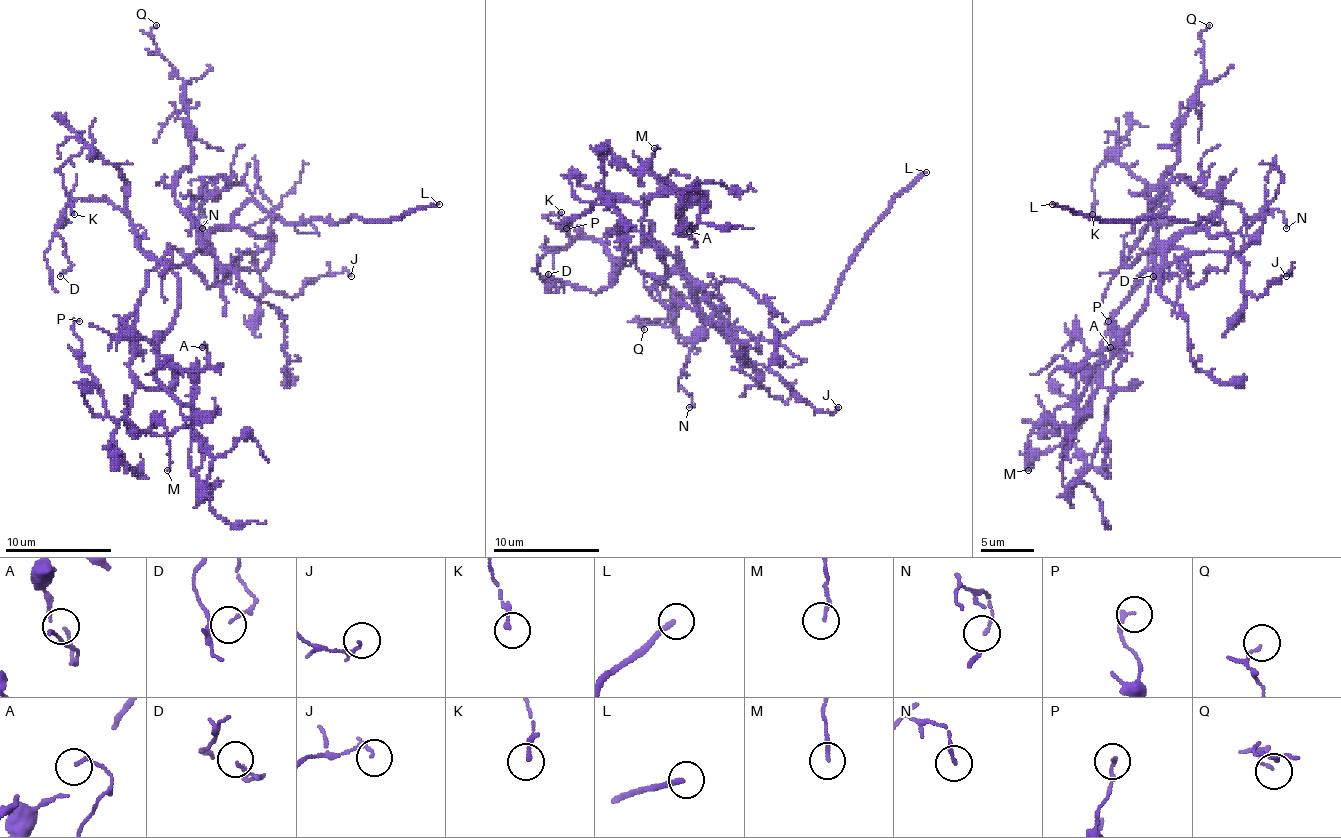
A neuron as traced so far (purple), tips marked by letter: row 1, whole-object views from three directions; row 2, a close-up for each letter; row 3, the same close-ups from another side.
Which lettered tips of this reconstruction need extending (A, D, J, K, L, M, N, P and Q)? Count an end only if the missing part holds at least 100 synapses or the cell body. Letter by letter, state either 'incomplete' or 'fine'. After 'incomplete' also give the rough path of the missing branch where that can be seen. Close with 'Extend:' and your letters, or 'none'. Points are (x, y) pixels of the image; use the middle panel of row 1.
A: fine
D: fine
J: fine
K: fine
L: incomplete
M: fine
N: fine
P: fine
Q: fine
Extend: L

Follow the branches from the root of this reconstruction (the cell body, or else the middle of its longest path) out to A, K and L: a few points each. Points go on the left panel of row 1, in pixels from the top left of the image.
A: (199, 270), (164, 252), (178, 315), (154, 350), (156, 377), (194, 411), (207, 486), (188, 462), (202, 347)
K: (199, 270), (260, 270), (271, 238), (218, 228), (162, 265), (87, 148), (60, 169), (74, 214)
L: (199, 270), (212, 286), (265, 265), (271, 238), (234, 222), (249, 201), (287, 222), (399, 220), (439, 204)

